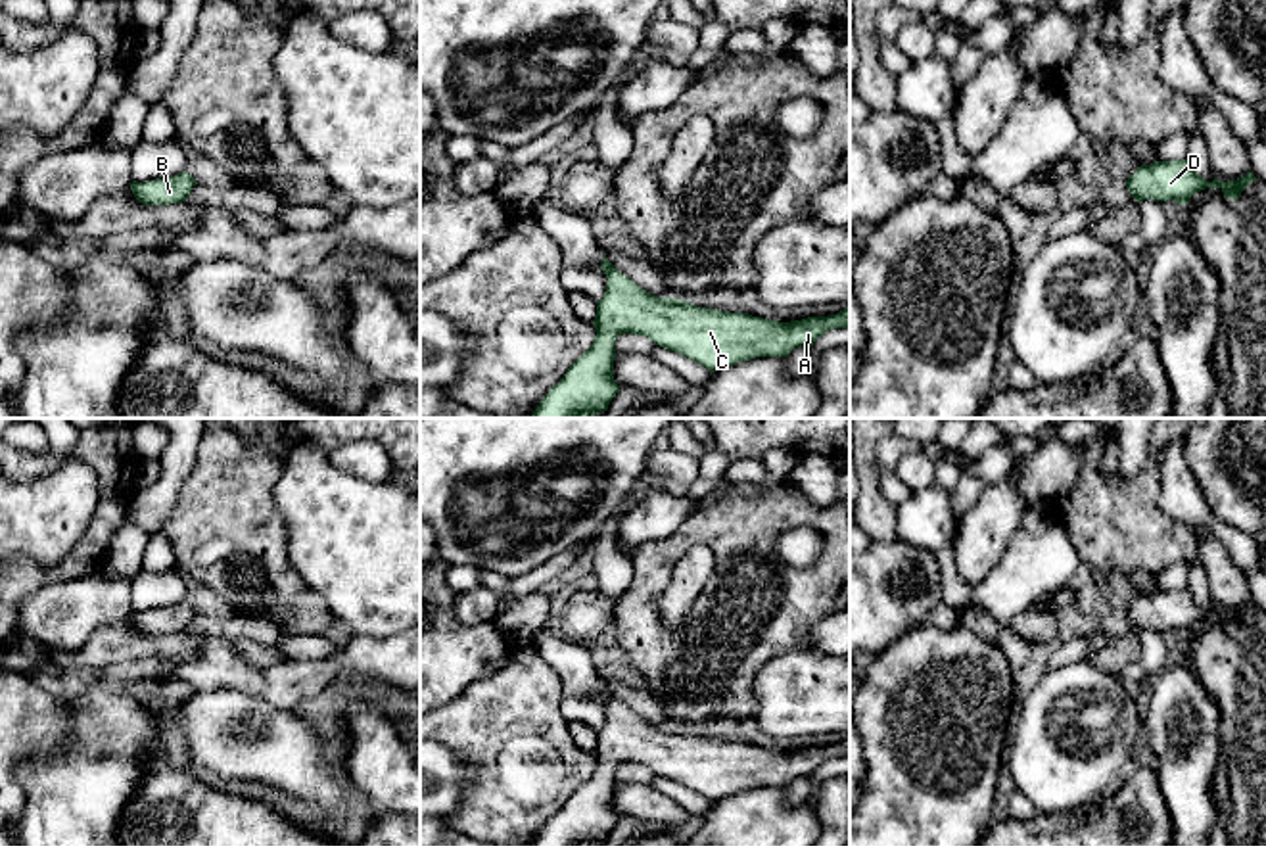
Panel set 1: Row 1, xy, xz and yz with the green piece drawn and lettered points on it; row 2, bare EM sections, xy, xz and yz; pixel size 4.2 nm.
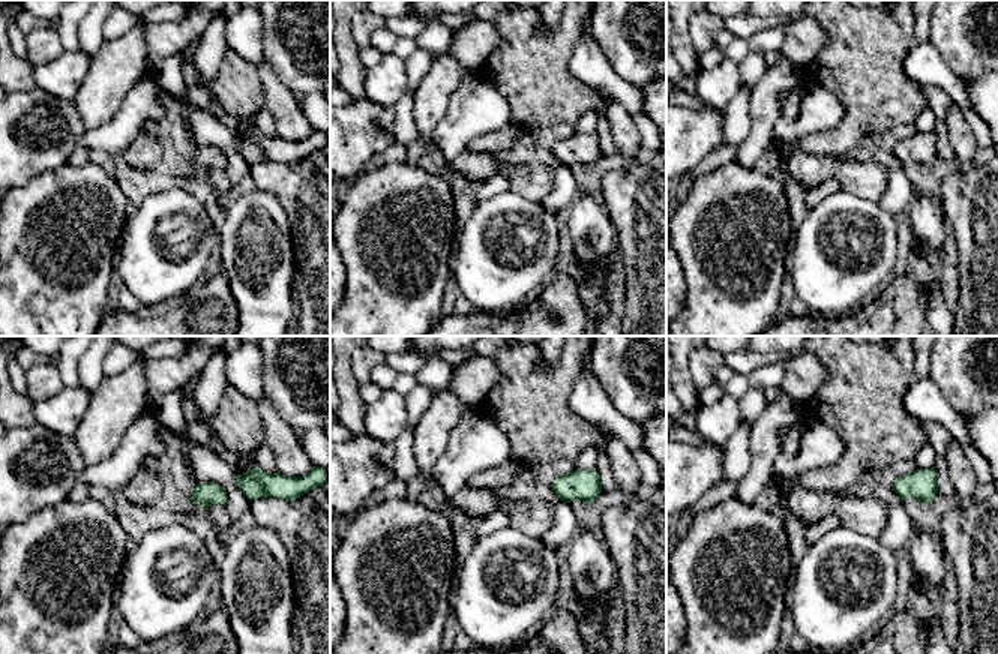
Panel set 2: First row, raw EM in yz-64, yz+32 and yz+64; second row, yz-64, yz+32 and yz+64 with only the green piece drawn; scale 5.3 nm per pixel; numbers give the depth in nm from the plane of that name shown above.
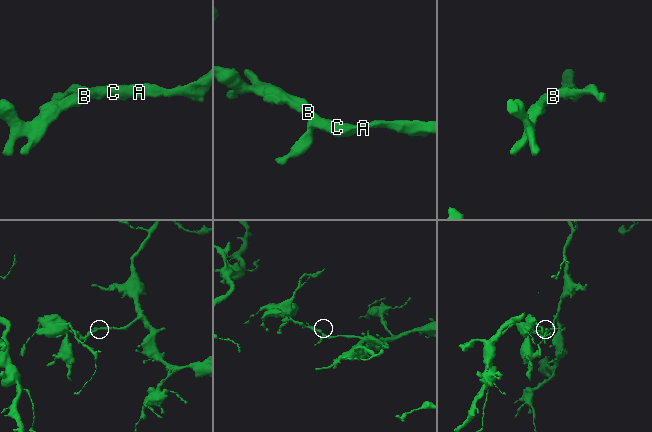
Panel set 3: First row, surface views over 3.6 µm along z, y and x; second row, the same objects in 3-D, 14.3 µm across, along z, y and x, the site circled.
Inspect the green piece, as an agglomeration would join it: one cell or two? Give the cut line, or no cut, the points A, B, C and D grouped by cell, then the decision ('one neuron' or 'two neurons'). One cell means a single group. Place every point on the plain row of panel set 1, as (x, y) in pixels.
no cut; A B C D; one neuron

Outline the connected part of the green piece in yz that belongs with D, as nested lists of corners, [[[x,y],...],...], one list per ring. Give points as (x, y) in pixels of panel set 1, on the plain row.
[[[1174,589],[1174,591],[1155,591],[1151,595],[1141,595],[1130,608],[1126,610],[1128,622],[1136,627],[1136,631],[1157,629],[1157,631],[1178,631],[1185,635],[1191,625],[1205,618],[1220,618],[1224,627],[1239,629],[1241,622],[1253,612],[1256,606],[1249,600],[1245,606],[1237,610],[1222,612],[1214,606],[1212,612],[1205,610],[1195,602],[1189,589]]]

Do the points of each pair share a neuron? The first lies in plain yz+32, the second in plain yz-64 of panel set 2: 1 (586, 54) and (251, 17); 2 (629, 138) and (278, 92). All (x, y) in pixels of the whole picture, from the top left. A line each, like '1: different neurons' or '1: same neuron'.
1: same neuron
2: same neuron

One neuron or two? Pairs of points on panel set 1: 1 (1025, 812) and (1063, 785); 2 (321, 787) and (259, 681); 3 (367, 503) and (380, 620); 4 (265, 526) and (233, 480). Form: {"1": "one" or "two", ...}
{"1": "two", "2": "two", "3": "one", "4": "one"}

